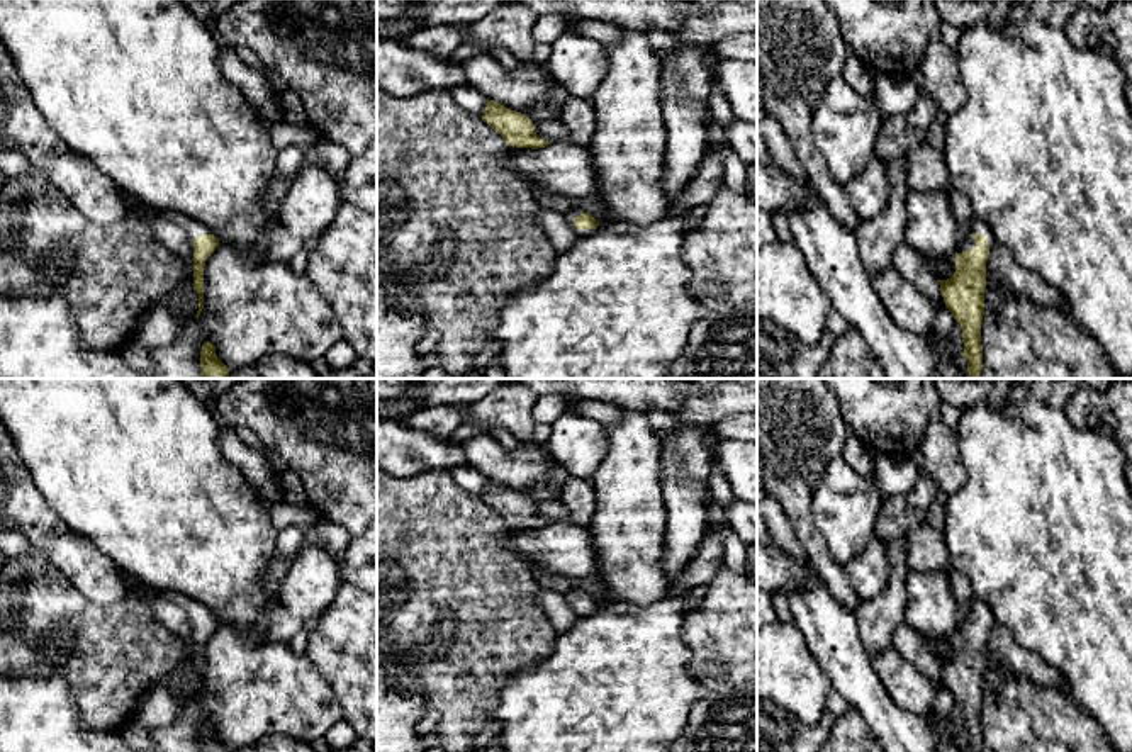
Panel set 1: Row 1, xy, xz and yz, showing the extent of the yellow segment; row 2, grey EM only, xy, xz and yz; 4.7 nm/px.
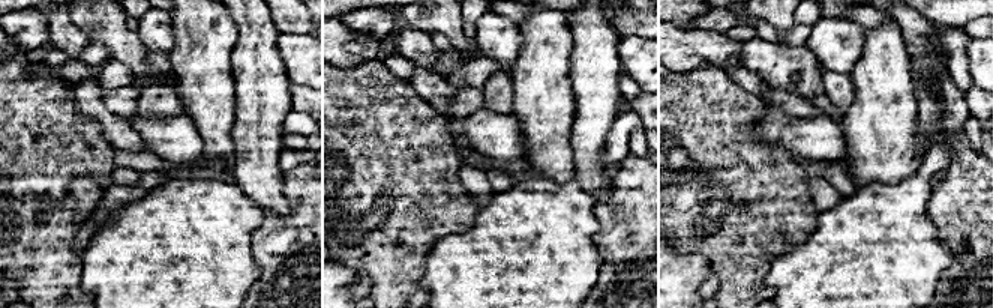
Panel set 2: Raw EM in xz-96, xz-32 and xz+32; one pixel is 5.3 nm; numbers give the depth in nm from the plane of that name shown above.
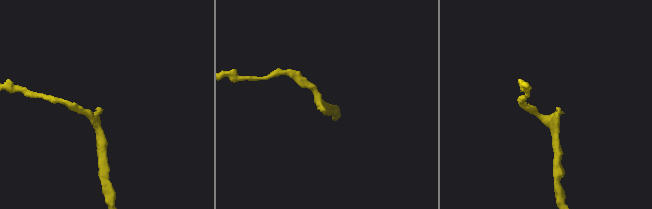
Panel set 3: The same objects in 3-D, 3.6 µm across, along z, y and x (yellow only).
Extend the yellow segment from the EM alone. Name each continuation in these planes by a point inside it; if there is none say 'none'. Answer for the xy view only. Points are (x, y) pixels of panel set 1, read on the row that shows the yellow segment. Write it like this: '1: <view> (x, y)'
1: xy (190, 226)

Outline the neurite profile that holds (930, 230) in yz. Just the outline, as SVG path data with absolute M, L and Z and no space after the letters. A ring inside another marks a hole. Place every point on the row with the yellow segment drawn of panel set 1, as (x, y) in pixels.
M950 187L940 192L910 192L906 197L905 243L925 256L955 256L957 219L950 207Z

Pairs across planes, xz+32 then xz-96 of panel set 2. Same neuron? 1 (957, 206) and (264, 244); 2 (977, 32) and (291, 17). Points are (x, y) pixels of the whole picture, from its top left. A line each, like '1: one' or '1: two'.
1: one
2: one

